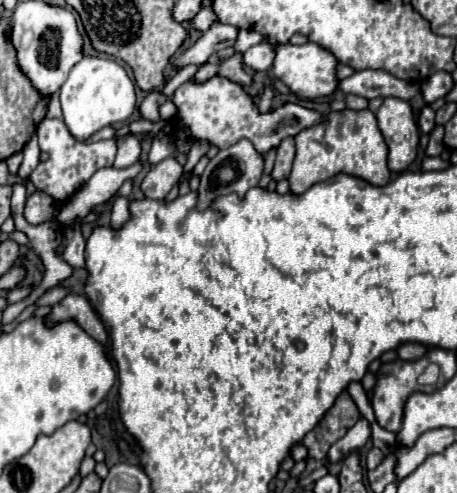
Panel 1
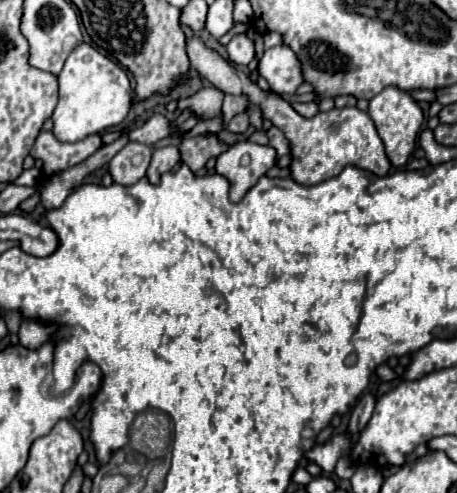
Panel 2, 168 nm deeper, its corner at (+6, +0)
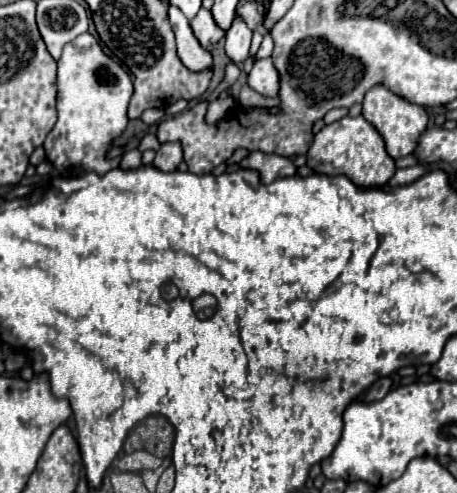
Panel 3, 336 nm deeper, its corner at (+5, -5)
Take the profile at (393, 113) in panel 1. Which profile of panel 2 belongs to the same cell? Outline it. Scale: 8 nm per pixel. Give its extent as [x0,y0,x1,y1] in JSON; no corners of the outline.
[368,88,424,168]

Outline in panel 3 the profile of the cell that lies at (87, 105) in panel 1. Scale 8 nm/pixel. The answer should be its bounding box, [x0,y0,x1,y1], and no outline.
[43,33,131,173]

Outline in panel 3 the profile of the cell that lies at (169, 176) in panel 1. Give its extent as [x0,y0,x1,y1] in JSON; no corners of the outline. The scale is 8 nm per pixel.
[153,143,183,171]

